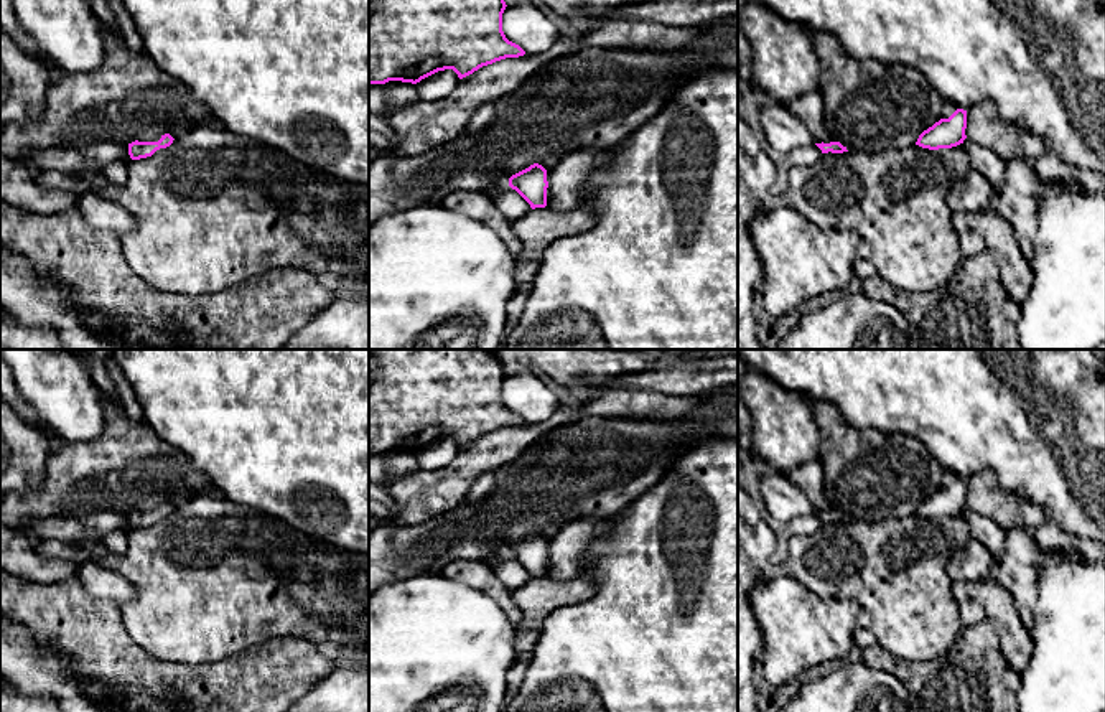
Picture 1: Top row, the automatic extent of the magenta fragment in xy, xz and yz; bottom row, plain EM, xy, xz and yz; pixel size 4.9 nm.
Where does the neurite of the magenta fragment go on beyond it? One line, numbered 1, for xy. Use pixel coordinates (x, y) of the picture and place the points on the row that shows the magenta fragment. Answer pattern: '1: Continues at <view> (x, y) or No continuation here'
1: No continuation here

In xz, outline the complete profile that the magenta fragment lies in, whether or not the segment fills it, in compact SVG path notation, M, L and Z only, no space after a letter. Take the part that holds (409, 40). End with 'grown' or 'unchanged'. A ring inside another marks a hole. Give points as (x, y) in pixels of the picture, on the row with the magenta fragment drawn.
M369 0L369 86L389 81L417 84L445 69L463 79L483 66L524 56L525 51L502 31L506 7L504 0Z; unchanged

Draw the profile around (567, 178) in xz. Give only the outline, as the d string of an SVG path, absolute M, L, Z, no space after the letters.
M588 147L563 155L547 170L547 208L557 213L583 209L588 176L608 165L616 150L618 147Z

